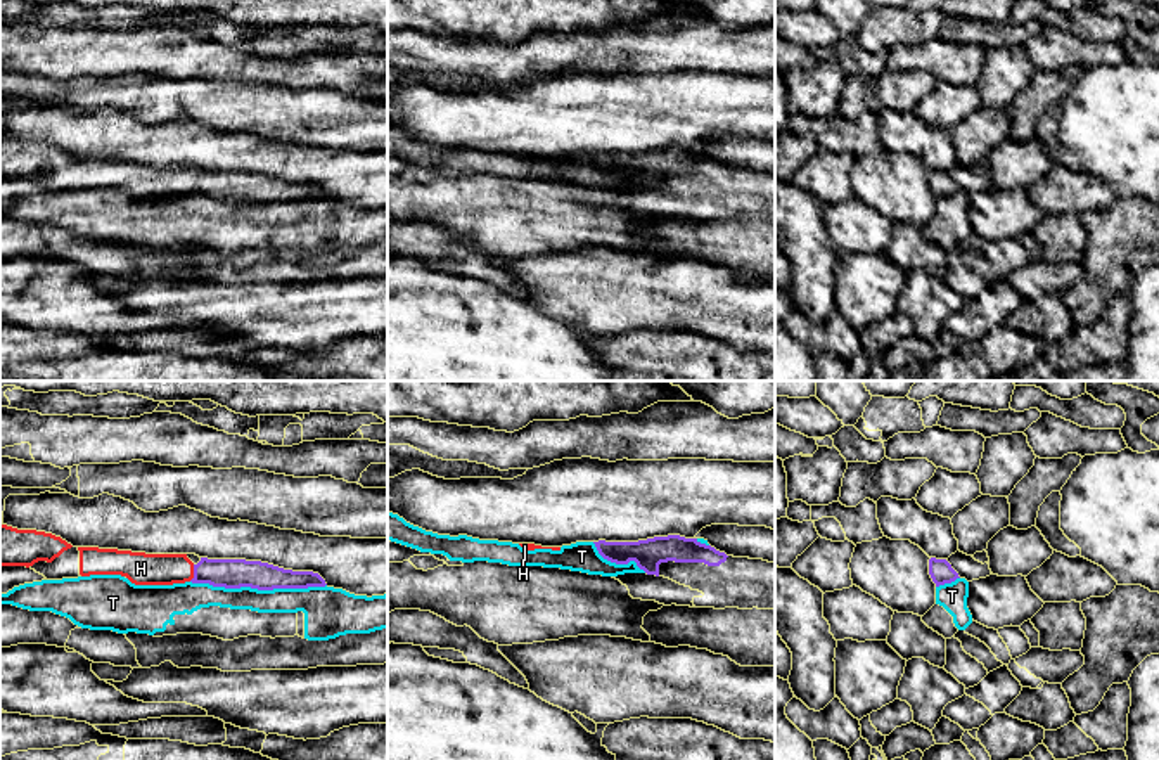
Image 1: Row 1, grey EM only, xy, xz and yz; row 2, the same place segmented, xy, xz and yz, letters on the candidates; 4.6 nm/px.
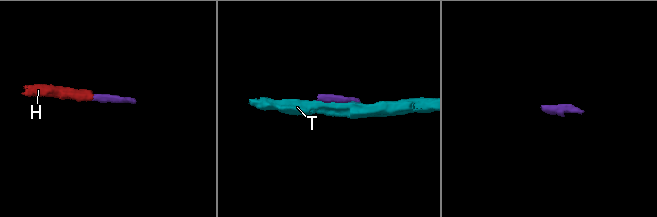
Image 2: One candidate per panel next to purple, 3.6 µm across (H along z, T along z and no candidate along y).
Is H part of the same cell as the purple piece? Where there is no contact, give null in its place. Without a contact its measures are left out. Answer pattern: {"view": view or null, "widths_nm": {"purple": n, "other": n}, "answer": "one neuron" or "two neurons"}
{"view": "xy", "widths_nm": {"purple": 140, "other": 150}, "answer": "one neuron"}

